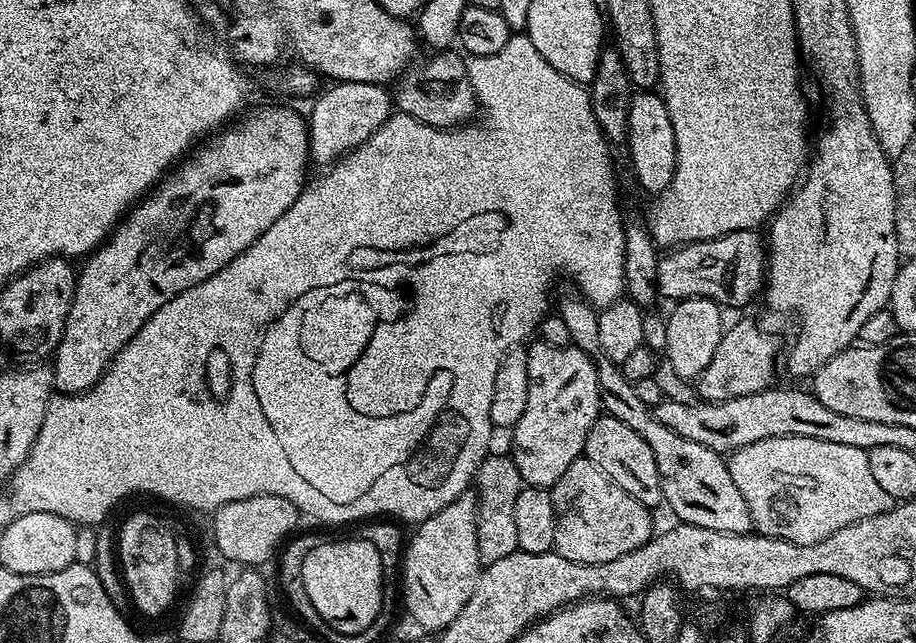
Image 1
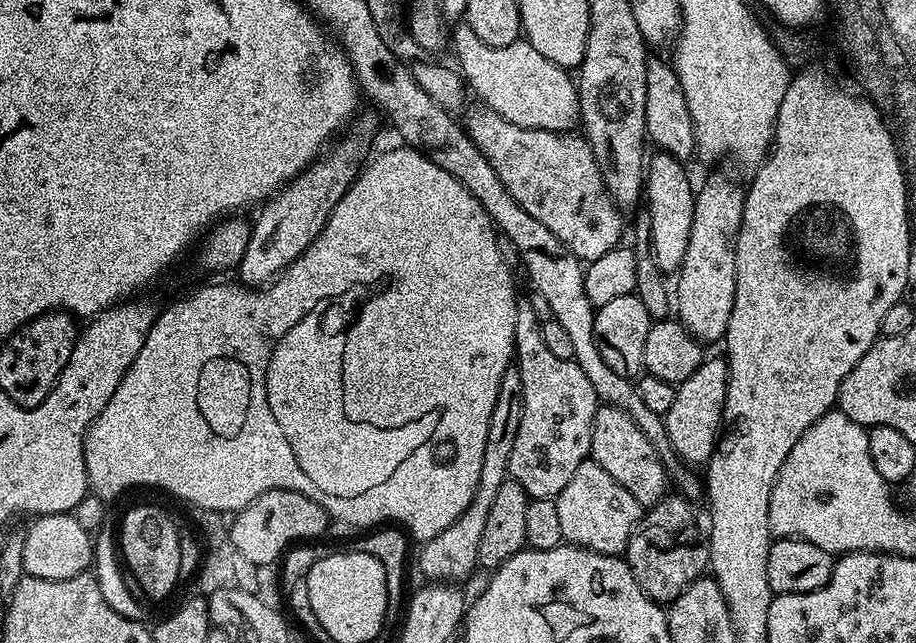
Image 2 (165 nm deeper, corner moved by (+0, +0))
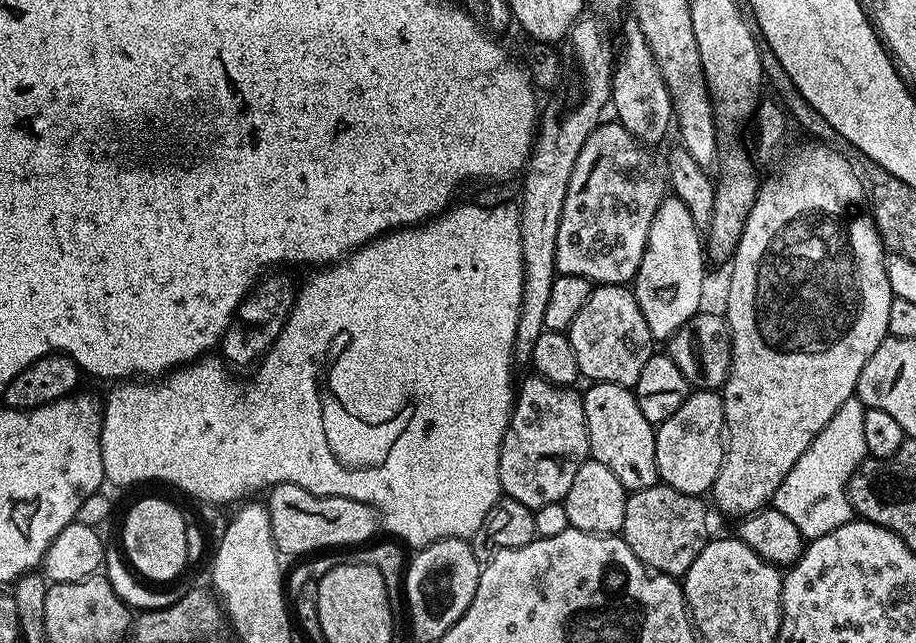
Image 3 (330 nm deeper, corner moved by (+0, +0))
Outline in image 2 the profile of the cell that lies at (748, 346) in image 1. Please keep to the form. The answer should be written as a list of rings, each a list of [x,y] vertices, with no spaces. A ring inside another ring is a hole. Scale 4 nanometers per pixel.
[[[720,358],[720,360],[705,359],[704,363],[698,366],[698,370],[694,370],[694,374],[690,374],[690,378],[686,378],[686,382],[682,382],[677,387],[674,406],[670,406],[670,410],[662,419],[664,429],[668,432],[668,440],[672,444],[673,453],[677,457],[681,456],[688,463],[688,466],[696,466],[692,464],[707,465],[717,451],[718,445],[715,444],[716,431],[720,428],[720,419],[725,419],[727,403],[728,362],[724,358]]]

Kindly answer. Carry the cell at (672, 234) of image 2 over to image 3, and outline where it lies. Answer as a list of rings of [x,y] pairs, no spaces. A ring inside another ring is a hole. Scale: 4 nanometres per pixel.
[[[675,194],[665,195],[654,214],[654,222],[650,222],[650,234],[646,250],[642,254],[642,266],[634,281],[636,301],[642,310],[642,318],[646,318],[646,326],[650,326],[653,341],[667,341],[668,337],[691,316],[701,311],[700,299],[704,296],[704,264],[706,265],[706,244],[690,210],[686,210],[686,202],[682,202]]]

